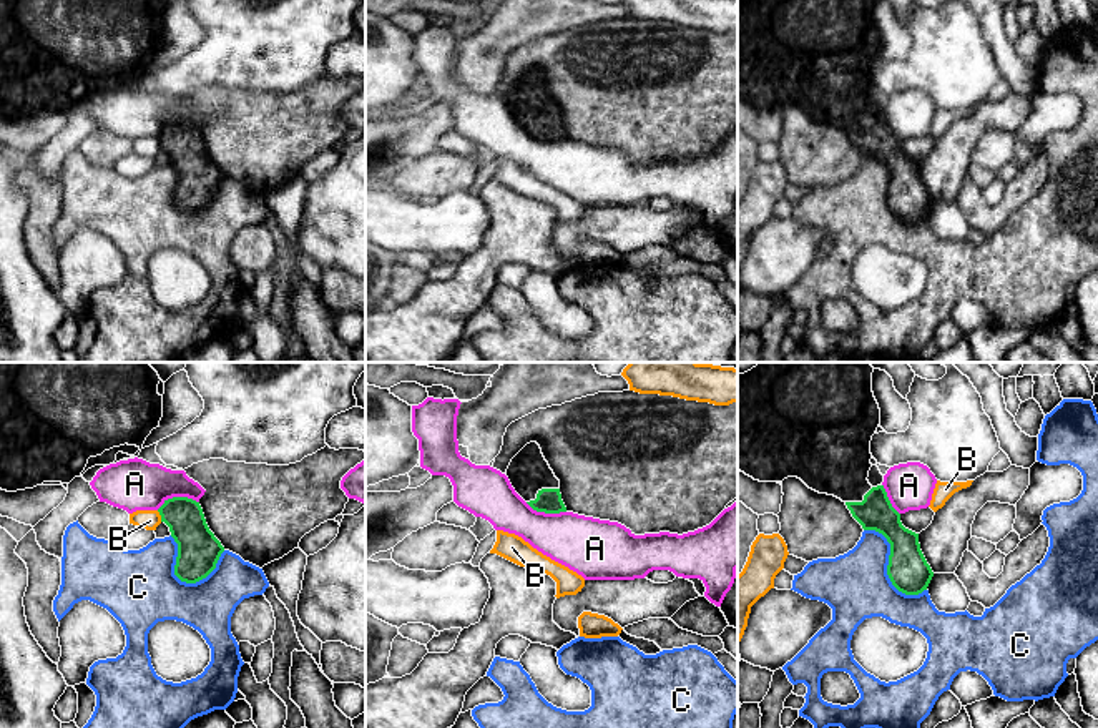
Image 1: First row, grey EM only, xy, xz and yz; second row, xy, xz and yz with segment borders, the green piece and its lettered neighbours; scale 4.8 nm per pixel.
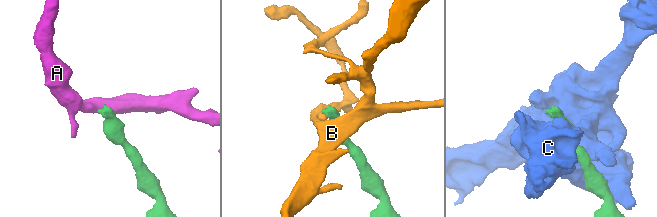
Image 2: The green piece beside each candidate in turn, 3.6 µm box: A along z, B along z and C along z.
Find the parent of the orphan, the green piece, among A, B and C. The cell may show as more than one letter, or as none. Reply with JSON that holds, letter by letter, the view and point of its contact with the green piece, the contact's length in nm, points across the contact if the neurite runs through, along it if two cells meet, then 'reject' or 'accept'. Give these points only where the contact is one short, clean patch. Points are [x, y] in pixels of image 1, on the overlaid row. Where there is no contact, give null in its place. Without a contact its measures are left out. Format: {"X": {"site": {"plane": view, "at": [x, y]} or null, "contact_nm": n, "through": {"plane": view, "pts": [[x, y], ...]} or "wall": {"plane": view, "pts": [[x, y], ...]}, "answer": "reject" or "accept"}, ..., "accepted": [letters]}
{"A": {"site": {"plane": "xy", "at": [176, 497]}, "contact_nm": 220, "wall": {"plane": "xy", "pts": [[198, 501], [173, 497], [156, 509]]}, "answer": "reject"}, "B": {"site": {"plane": "xy", "at": [160, 514]}, "contact_nm": 60, "wall": {"plane": "xy", "pts": [[156, 511], [161, 521]]}, "answer": "reject"}, "C": {"site": {"plane": "yz", "at": [887, 567]}, "contact_nm": 420, "answer": "reject"}, "accepted": []}

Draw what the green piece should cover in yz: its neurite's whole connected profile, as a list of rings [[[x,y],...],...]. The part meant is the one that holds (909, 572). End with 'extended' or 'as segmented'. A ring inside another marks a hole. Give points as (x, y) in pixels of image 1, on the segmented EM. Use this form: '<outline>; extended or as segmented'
[[[759,362],[738,374],[738,469],[759,482],[797,477],[809,489],[841,499],[864,530],[875,530],[890,544],[887,575],[892,585],[905,595],[919,595],[934,577],[920,550],[919,534],[902,525],[884,485],[872,487],[867,480],[872,467],[870,440],[880,424],[872,372],[869,362]]]; extended

